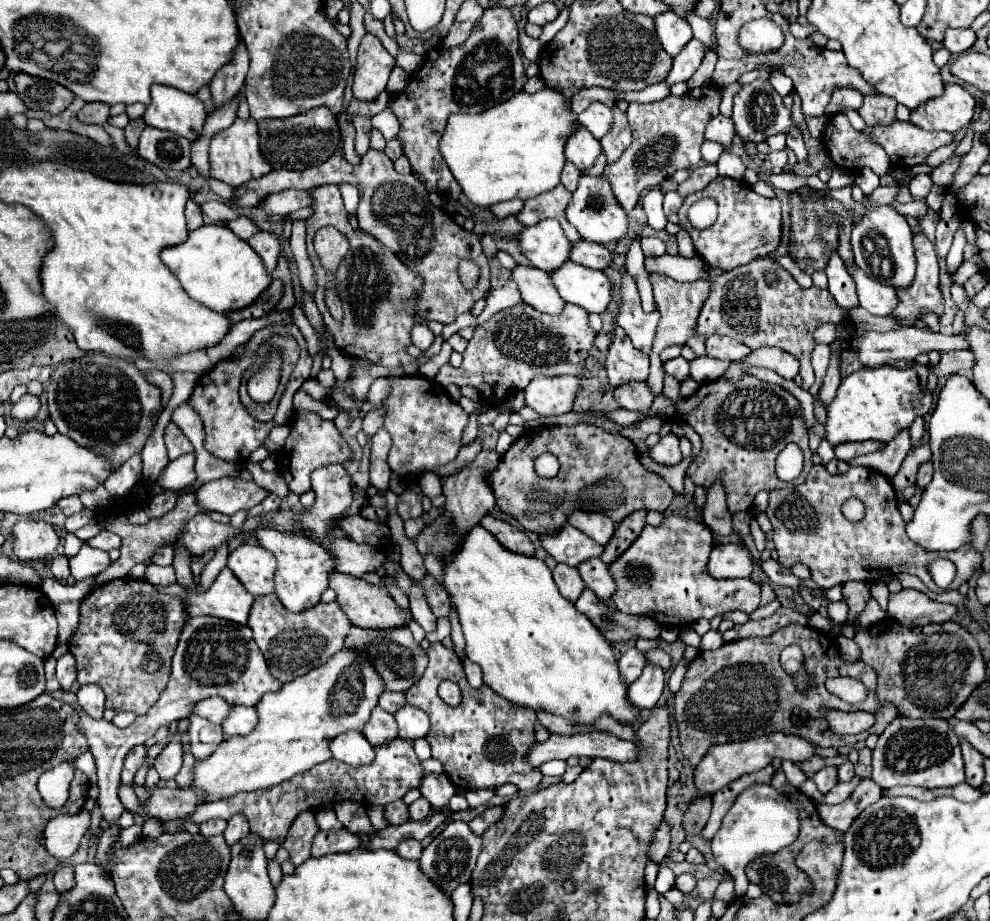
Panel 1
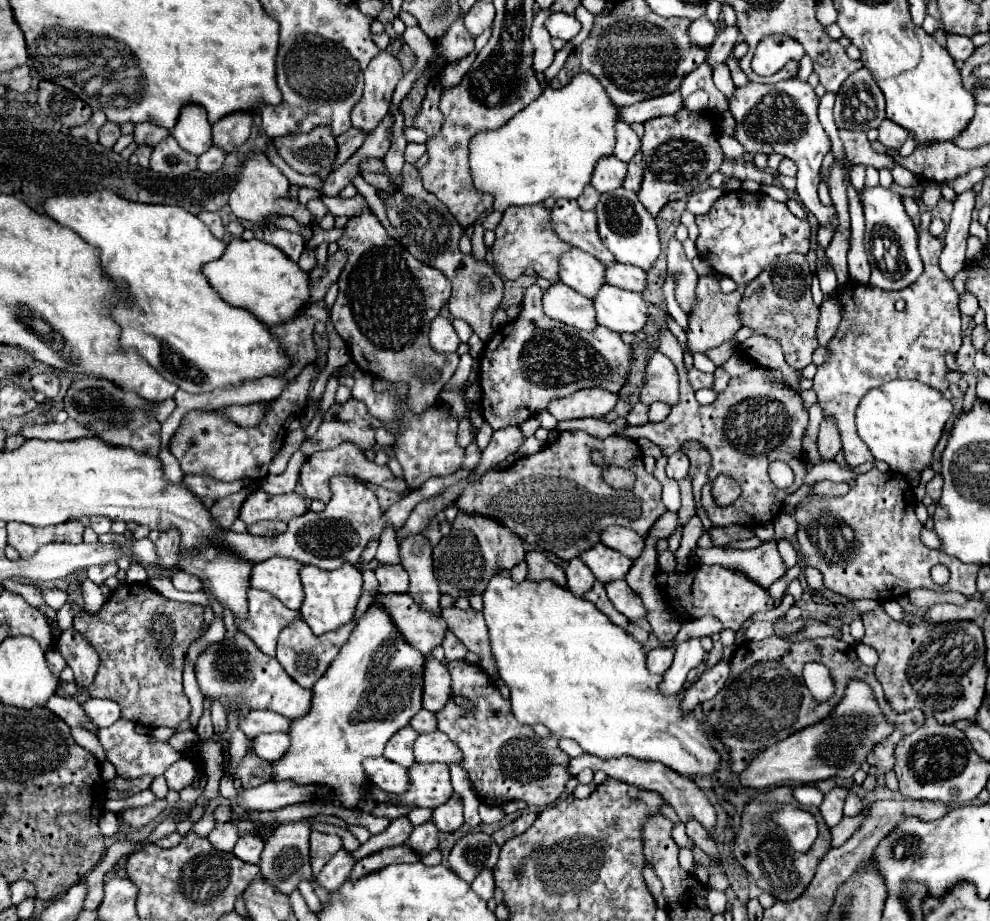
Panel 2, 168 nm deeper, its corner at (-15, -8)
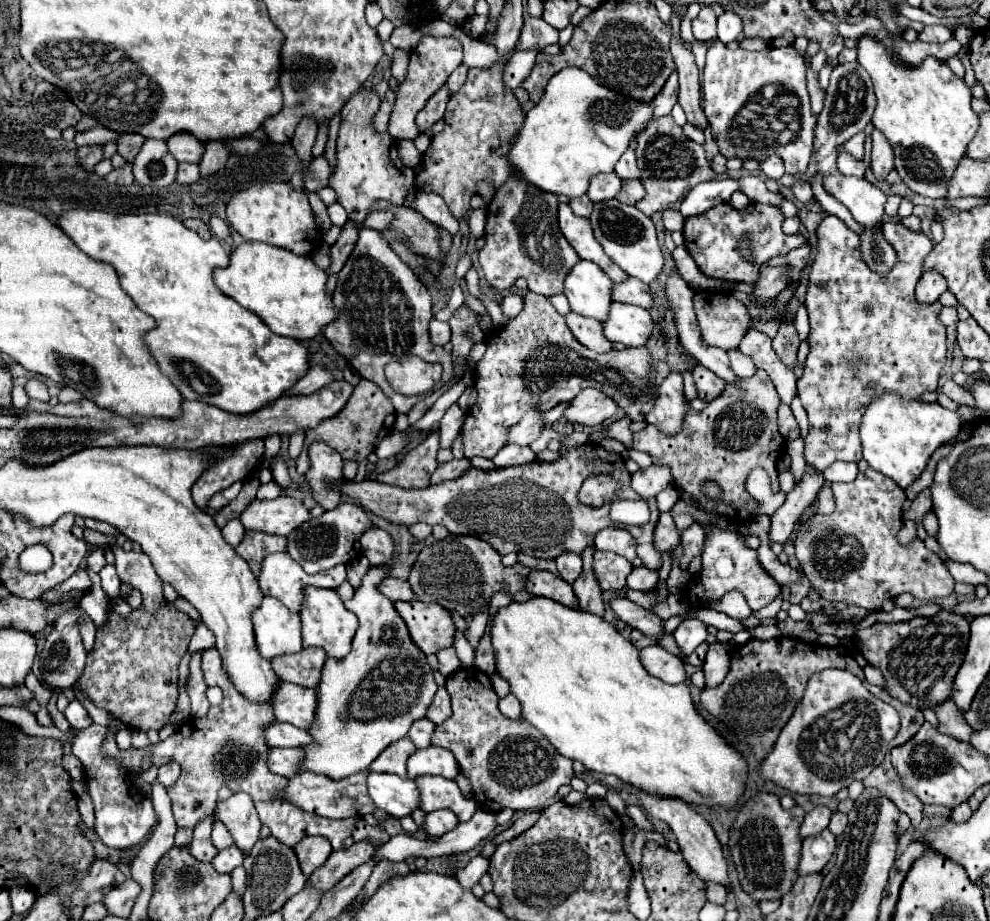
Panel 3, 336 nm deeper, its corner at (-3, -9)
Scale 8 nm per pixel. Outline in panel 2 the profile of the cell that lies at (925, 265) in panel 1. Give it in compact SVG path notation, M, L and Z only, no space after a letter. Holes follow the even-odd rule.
M922 218L918 228L918 252L924 264L924 272L908 288L888 292L870 284L848 280L840 290L836 290L834 300L842 308L842 320L834 338L826 346L828 360L818 366L812 390L818 396L818 404L824 410L824 416L836 420L842 452L850 466L860 466L874 460L874 456L868 452L868 446L860 440L856 426L848 424L848 418L854 416L860 400L868 390L896 378L920 380L938 392L948 388L946 374L950 368L946 366L944 356L948 352L956 354L962 344L960 310L958 294L938 266L942 242L930 234L928 226L930 218ZM898 298L906 302L902 312L894 308Z

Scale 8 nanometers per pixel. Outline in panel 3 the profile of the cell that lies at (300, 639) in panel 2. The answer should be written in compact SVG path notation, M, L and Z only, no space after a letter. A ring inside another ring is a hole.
M302 647L298 653L284 653L272 659L272 669L280 681L296 683L302 687L316 687L322 665L326 661L324 649Z

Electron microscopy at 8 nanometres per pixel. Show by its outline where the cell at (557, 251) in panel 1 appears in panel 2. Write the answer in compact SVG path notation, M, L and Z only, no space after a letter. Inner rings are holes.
M572 248L560 258L560 278L566 286L574 288L578 294L594 300L600 284L604 284L604 270L606 266L588 256L586 252Z

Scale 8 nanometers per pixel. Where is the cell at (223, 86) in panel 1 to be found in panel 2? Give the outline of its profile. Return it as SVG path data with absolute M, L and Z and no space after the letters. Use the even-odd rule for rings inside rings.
M236 112L236 114L224 116L222 120L218 120L212 126L214 146L218 146L226 154L230 154L234 148L238 148L240 144L244 144L248 140L250 128L252 128L252 114Z

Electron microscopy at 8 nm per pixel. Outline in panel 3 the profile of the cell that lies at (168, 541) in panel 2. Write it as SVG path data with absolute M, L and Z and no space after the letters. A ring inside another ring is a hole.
M112 545L112 551L116 555L114 565L118 569L120 579L144 595L142 609L156 611L160 607L160 603L164 601L164 595L162 595L162 581L160 581L158 573L154 571L150 557L144 555L142 551L126 553L122 547L116 549L116 545Z

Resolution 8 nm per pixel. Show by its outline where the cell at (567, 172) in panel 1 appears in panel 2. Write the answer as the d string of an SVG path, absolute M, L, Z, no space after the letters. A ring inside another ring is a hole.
M586 186L584 194L578 198L578 206L582 210L594 210L598 200L600 200L600 192L596 192L596 188L592 188L592 186Z

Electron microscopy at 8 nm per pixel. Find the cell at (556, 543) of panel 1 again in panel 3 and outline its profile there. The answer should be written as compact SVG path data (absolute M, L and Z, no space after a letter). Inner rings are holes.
M594 551L594 573L598 585L604 591L620 591L626 587L626 577L632 571L632 565L616 555L606 551Z

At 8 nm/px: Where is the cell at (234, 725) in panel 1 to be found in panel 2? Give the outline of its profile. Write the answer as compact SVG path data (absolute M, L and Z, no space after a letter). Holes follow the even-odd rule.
M282 732L260 734L254 738L256 754L268 762L280 760L280 756L284 756L284 752L288 752L288 744L290 744L288 734L282 734Z

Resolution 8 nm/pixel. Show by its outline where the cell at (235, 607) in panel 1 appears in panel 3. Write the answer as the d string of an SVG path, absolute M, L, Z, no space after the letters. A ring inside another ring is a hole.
M274 597L262 599L262 605L252 611L252 623L256 649L264 659L302 649L298 613L288 611Z

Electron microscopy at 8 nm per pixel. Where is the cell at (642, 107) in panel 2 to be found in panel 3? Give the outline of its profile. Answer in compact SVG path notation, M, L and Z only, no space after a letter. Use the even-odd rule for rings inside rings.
M672 73L672 77L668 77L666 85L662 87L662 91L652 99L650 107L654 111L654 117L664 117L664 115L670 115L674 103L678 101L676 99L676 93L678 93L678 81L676 81L676 73Z

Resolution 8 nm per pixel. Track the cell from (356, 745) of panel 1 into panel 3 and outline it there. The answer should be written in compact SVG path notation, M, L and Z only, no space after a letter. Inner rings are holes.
M368 773L368 793L378 809L386 811L392 817L404 817L410 815L418 807L418 789L412 779L402 779L394 773Z

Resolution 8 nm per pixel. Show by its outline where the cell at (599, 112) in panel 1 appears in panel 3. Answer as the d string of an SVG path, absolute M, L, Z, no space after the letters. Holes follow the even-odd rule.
M628 147L624 151L624 155L616 163L616 169L614 171L618 173L620 179L638 179L640 177L640 171L636 167L636 157L634 157L634 149L632 147Z

